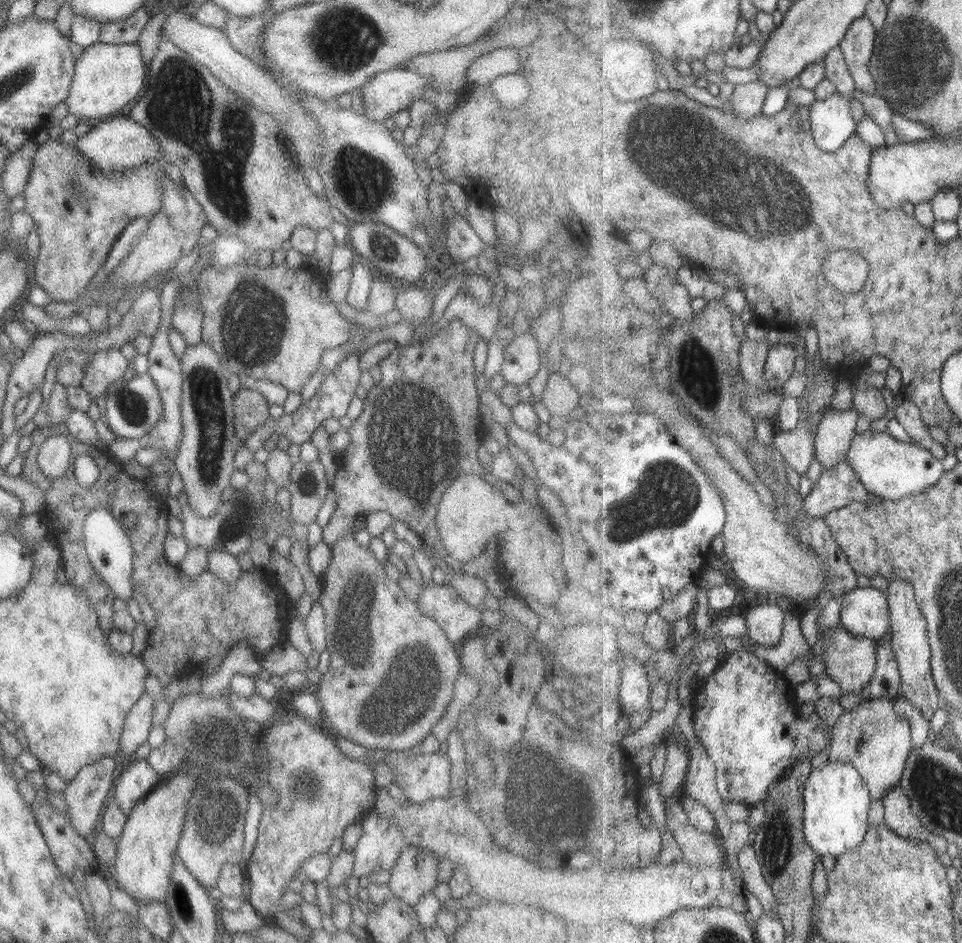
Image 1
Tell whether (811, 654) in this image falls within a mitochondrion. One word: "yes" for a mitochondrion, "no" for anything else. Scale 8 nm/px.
no

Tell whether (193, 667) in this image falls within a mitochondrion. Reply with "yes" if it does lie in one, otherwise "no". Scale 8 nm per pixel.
no

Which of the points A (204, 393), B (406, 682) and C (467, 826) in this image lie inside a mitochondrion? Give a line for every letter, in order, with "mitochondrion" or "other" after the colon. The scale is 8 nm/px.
A: mitochondrion
B: mitochondrion
C: other

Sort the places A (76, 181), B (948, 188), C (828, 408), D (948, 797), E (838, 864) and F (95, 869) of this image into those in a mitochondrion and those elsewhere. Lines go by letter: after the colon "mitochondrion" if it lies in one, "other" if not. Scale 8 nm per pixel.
A: mitochondrion
B: other
C: other
D: mitochondrion
E: other
F: other

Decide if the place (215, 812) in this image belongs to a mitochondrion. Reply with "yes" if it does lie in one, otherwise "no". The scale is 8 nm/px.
yes

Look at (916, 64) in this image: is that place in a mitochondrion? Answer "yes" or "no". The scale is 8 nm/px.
yes

